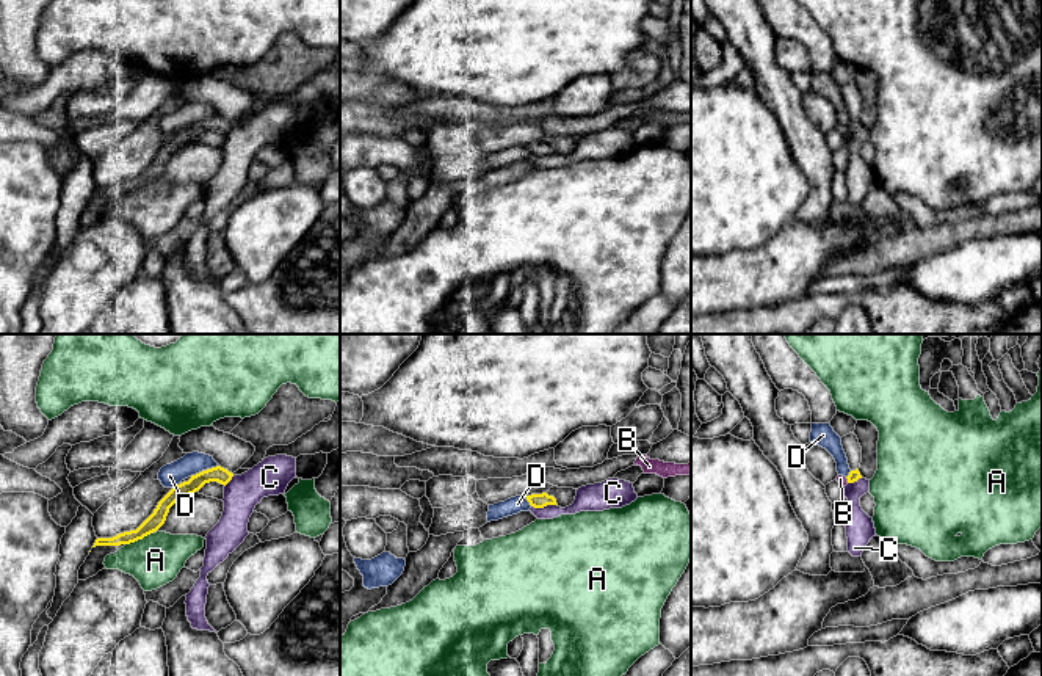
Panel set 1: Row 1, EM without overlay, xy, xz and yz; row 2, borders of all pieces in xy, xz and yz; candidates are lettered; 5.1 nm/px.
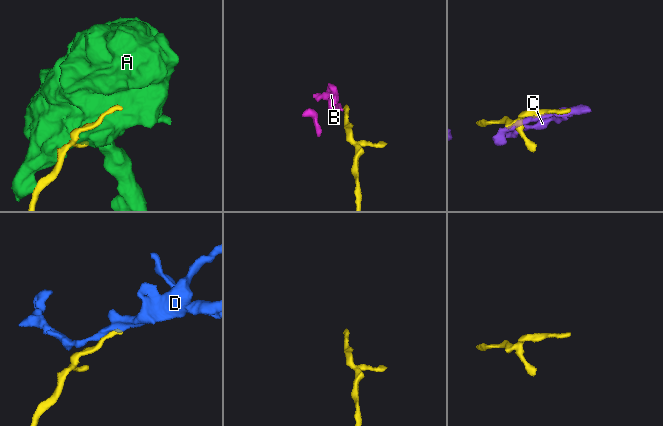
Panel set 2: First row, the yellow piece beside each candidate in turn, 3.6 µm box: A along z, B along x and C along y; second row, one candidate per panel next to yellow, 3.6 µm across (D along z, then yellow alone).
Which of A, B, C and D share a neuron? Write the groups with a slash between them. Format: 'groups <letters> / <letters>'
groups A / B / C / D

